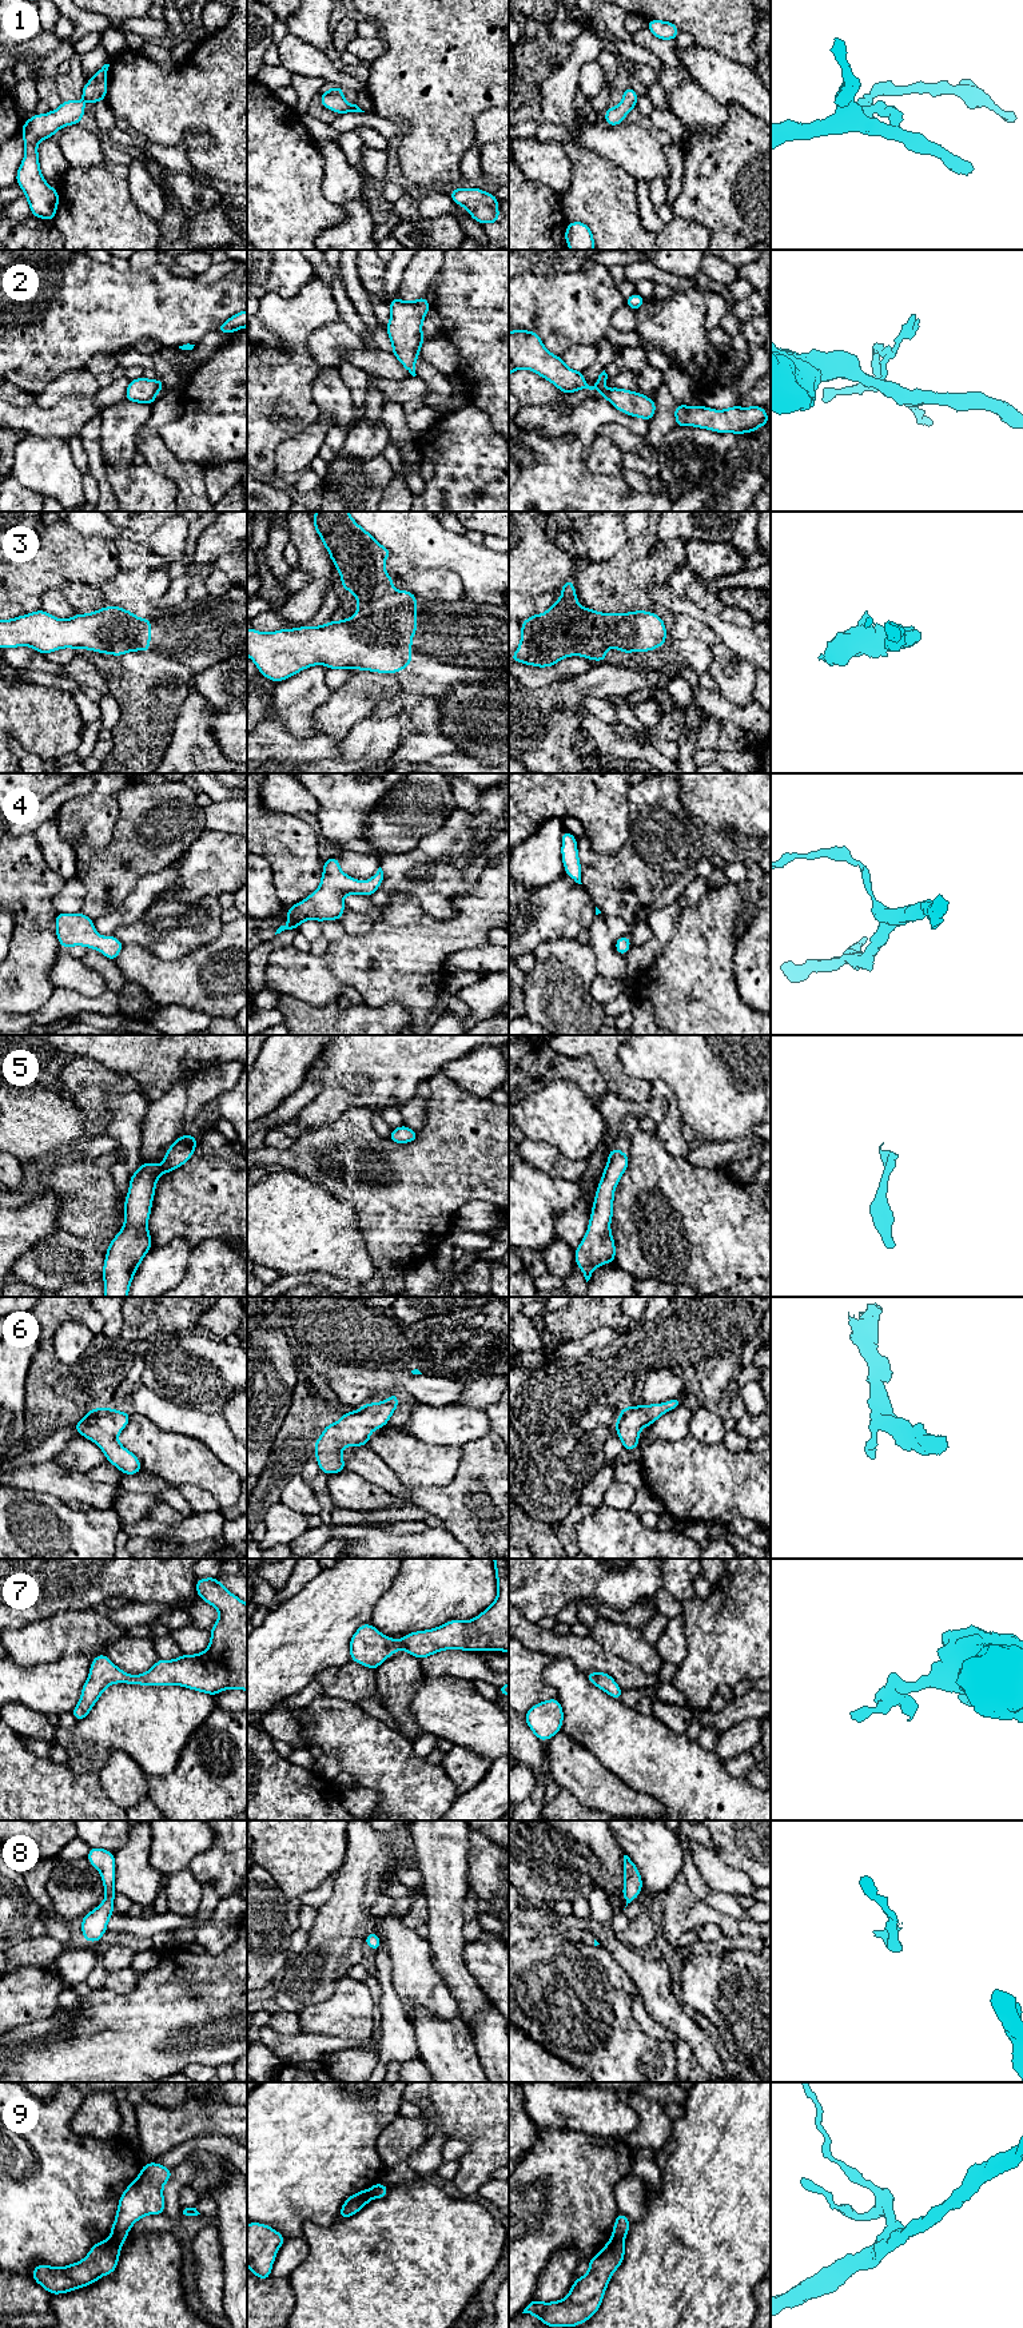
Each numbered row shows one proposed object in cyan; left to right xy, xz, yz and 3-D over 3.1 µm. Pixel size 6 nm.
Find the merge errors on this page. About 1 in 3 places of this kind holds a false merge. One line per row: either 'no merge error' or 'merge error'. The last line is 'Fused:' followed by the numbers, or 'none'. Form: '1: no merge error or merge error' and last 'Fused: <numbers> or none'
1: no merge error
2: merge error
3: no merge error
4: no merge error
5: no merge error
6: no merge error
7: no merge error
8: no merge error
9: merge error
Fused: 2, 9

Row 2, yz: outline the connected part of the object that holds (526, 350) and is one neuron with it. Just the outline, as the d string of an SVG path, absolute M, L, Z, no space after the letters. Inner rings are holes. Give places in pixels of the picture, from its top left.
M528 330L509 331L509 375L517 369L528 369L550 381L564 394L577 390L598 390L617 410L650 421L656 402L644 394L625 389L597 389L585 383L582 371L569 369L561 357L549 353L538 334Z

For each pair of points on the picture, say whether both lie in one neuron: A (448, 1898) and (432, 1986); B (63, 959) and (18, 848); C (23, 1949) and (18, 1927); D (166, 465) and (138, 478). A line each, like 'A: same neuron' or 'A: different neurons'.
A: different neurons
B: different neurons
C: different neurons
D: different neurons

